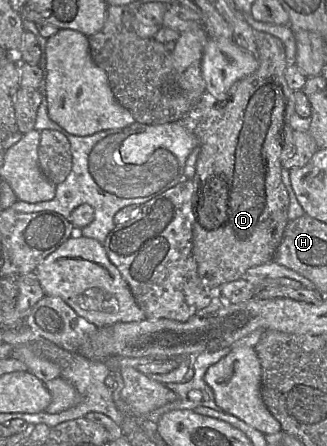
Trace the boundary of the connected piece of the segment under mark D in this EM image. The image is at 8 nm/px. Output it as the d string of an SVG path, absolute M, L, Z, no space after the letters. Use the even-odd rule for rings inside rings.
M253 29L254 39L257 46L257 61L259 66L251 75L235 82L224 97L213 97L207 91L201 100L189 111L187 116L181 121L187 124L193 124L193 132L196 135L200 153L196 163L195 175L192 178L195 186L193 197L193 258L197 263L198 275L202 282L217 292L217 289L226 283L238 280L243 277L246 271L252 267L259 266L272 261L277 247L279 246L284 229L288 223L289 196L281 179L281 170L283 161L291 156L294 151L293 129L290 126L290 118L295 113L295 98L287 84L285 71L287 68L285 47L280 39Z

